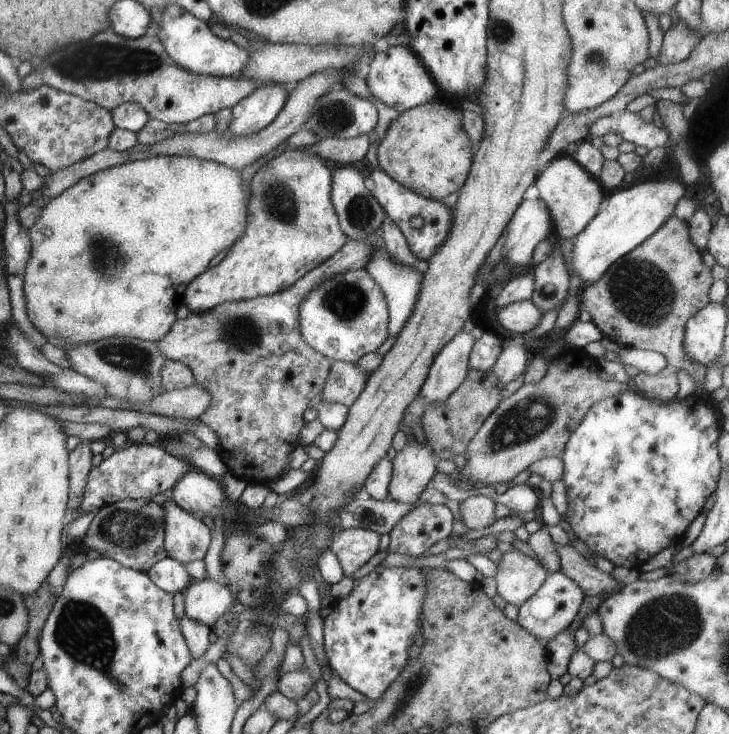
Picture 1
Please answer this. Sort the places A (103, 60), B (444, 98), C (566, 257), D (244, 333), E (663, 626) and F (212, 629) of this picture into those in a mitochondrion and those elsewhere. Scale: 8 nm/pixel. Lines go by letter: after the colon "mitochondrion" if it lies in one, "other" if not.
A: mitochondrion
B: other
C: other
D: mitochondrion
E: mitochondrion
F: other

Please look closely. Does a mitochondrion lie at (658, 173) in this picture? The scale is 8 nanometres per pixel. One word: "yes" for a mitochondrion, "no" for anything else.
no

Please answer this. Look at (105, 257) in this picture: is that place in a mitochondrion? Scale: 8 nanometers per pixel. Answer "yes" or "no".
yes

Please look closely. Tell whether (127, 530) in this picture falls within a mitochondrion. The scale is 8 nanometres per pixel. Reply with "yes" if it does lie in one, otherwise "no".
yes

